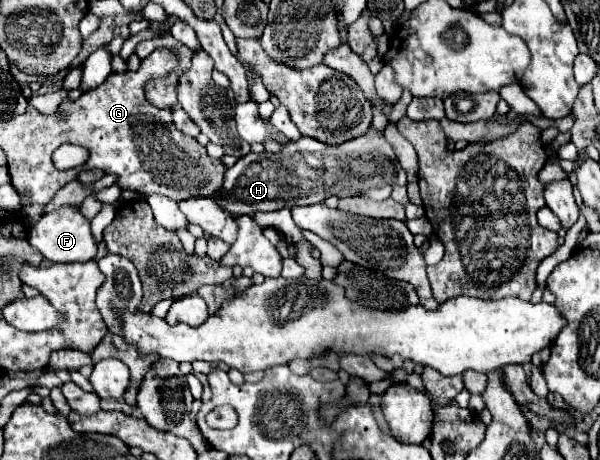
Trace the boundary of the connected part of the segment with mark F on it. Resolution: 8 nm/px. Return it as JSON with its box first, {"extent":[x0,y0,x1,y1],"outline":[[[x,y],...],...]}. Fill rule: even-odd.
{"extent":[29,206,97,264],"outline":[[[63,206],[59,210],[53,210],[31,228],[29,232],[29,244],[33,244],[49,262],[55,264],[71,264],[71,262],[89,262],[97,256],[97,244],[91,234],[89,222],[83,218],[83,214],[77,208]]]}

